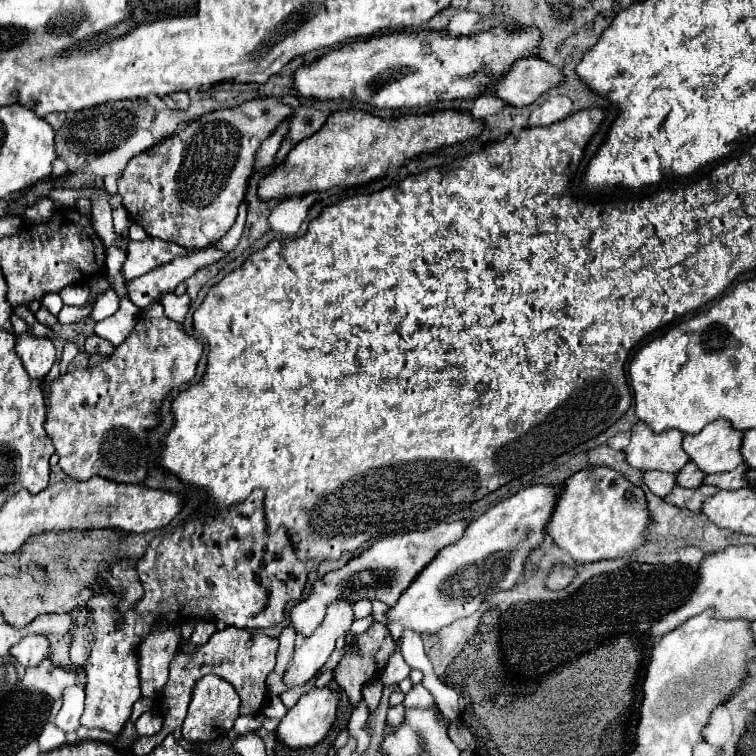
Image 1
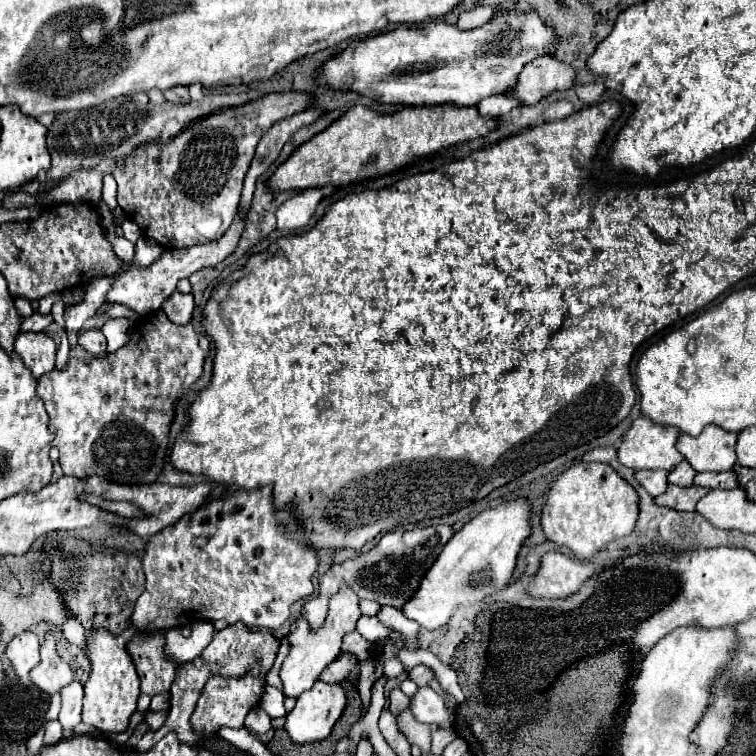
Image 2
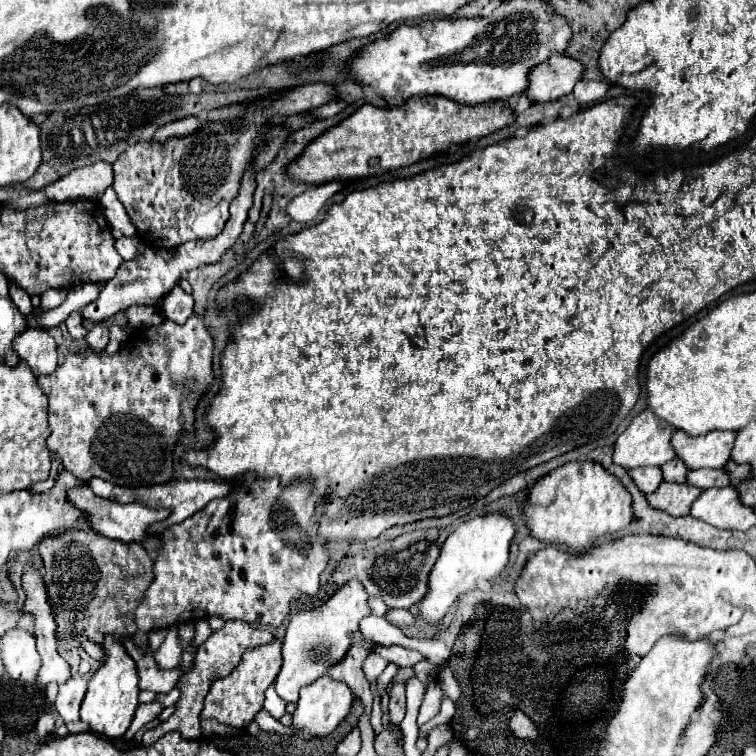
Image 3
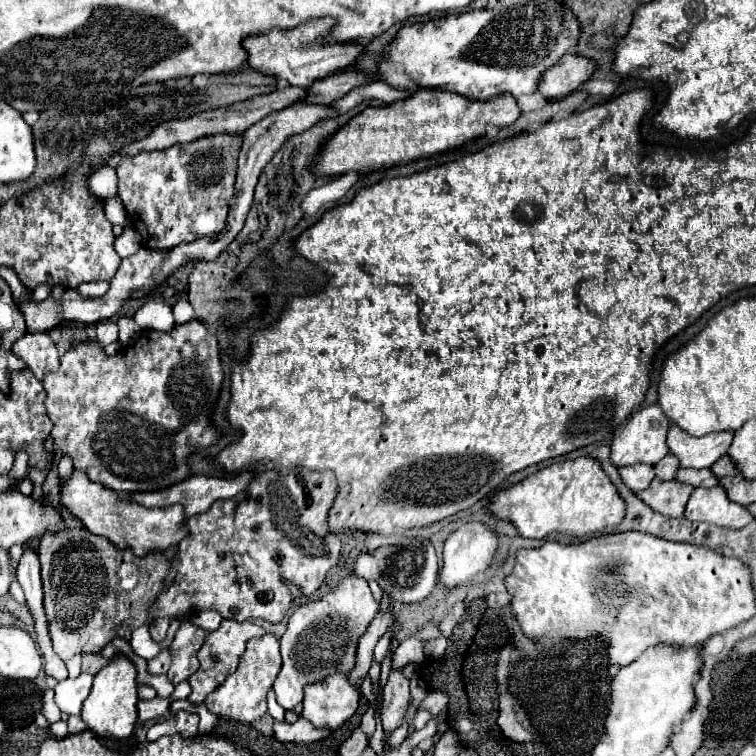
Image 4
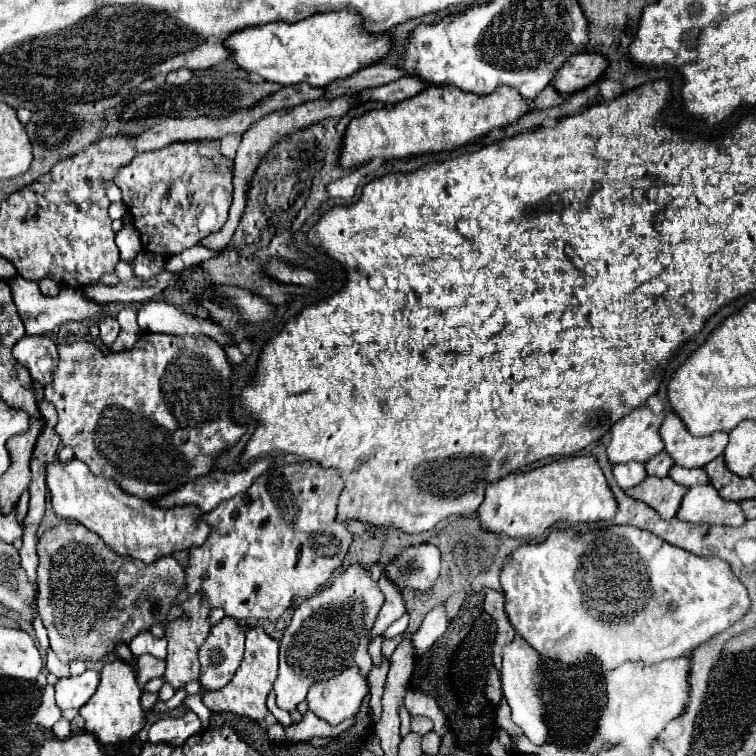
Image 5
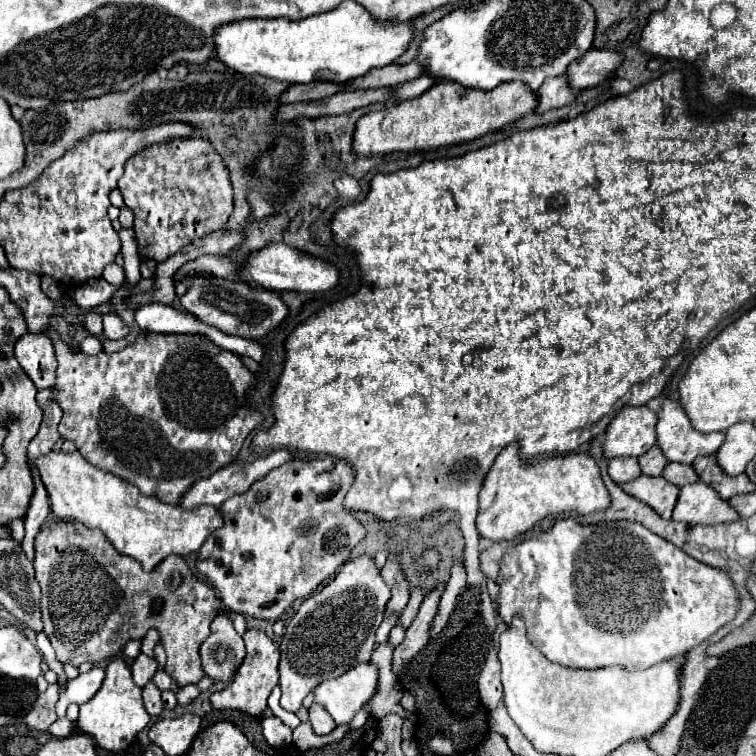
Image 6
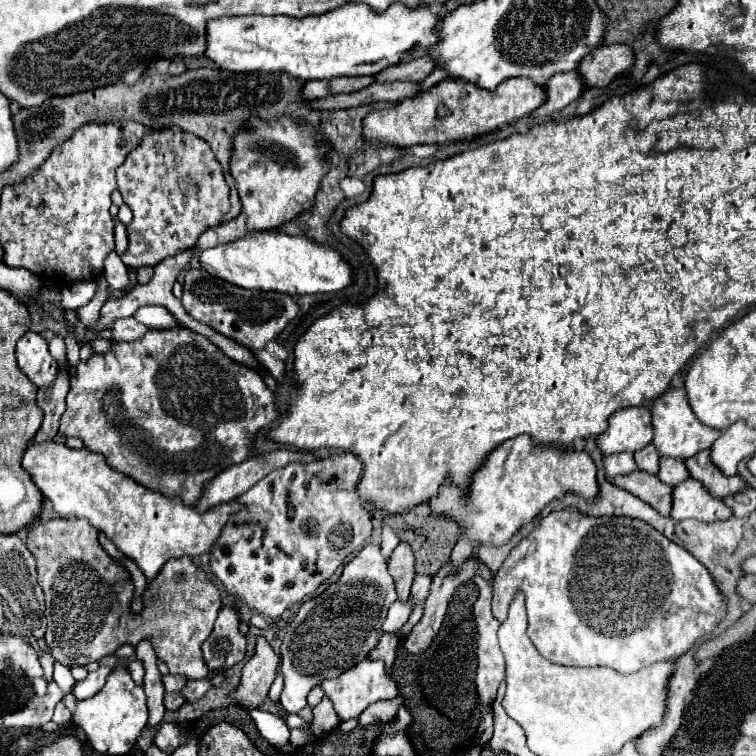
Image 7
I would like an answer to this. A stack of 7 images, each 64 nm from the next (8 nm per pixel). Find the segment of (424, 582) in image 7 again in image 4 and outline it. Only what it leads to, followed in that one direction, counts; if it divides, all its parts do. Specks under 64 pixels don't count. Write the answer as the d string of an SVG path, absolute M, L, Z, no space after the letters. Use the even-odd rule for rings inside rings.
M400 624L394 625L392 628L389 628L383 636L381 636L380 640L376 644L373 651L373 659L382 663L383 658L386 654L389 644L392 639L395 637L396 632L400 630Z

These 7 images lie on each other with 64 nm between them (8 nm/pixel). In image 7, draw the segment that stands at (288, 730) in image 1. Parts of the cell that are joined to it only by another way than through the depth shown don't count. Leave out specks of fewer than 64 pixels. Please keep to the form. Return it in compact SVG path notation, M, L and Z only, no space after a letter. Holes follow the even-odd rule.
M362 660L360 664L356 664L354 668L346 670L344 674L340 674L334 680L326 680L322 682L322 690L324 696L330 698L330 702L334 704L334 710L338 714L340 720L350 720L350 718L358 718L358 714L372 702L378 700L390 700L394 696L398 696L398 688L396 682L390 674L386 674L384 670L384 662L374 662L374 660Z

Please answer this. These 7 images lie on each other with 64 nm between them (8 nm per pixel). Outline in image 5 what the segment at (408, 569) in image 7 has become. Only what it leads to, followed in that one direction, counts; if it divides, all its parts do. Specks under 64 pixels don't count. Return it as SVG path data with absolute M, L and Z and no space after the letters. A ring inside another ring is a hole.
M380 578L378 586L380 586L386 600L384 600L384 606L380 608L380 614L374 622L374 628L370 630L368 642L374 642L376 636L380 636L394 620L398 620L404 614L404 600L402 600L402 594L396 590L396 586L386 578Z

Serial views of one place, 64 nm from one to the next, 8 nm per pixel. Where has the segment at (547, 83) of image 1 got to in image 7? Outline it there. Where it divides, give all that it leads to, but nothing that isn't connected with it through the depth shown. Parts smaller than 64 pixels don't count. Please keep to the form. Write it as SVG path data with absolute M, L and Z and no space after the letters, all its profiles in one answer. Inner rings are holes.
M598 46L594 52L578 62L578 76L584 86L608 86L612 78L626 72L634 64L634 54L628 46Z

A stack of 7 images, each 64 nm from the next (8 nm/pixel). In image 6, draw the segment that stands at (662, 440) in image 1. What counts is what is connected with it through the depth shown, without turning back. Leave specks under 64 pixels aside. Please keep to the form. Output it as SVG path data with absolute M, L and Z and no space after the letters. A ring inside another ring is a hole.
M628 406L614 416L606 430L604 456L612 458L640 458L656 446L658 416L648 406Z

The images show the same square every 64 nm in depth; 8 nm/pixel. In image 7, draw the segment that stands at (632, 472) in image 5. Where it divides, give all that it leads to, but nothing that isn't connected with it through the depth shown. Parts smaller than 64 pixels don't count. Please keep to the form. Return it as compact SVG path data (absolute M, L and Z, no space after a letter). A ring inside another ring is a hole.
M630 452L604 456L604 468L606 468L606 476L608 476L608 478L626 476L626 474L638 470L638 466L636 466L636 462L634 462L634 456L632 456Z

